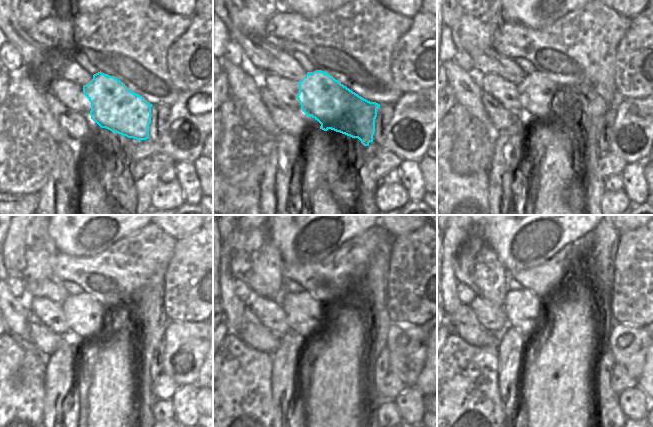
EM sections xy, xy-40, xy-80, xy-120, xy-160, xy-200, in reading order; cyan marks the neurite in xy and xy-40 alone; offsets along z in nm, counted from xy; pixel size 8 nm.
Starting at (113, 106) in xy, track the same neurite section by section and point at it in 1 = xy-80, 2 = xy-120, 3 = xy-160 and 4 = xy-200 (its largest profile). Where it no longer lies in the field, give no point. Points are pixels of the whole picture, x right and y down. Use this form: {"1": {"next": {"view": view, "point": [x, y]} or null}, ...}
{"1": {"next": {"view": "xy-80", "point": [551, 103]}}, "2": {"next": {"view": "xy-120", "point": [87, 319]}}, "3": {"next": {"view": "xy-160", "point": [307, 316]}}, "4": {"next": {"view": "xy-200", "point": [525, 311]}}}

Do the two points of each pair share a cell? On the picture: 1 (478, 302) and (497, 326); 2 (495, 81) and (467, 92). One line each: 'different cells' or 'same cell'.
1: same cell
2: different cells

